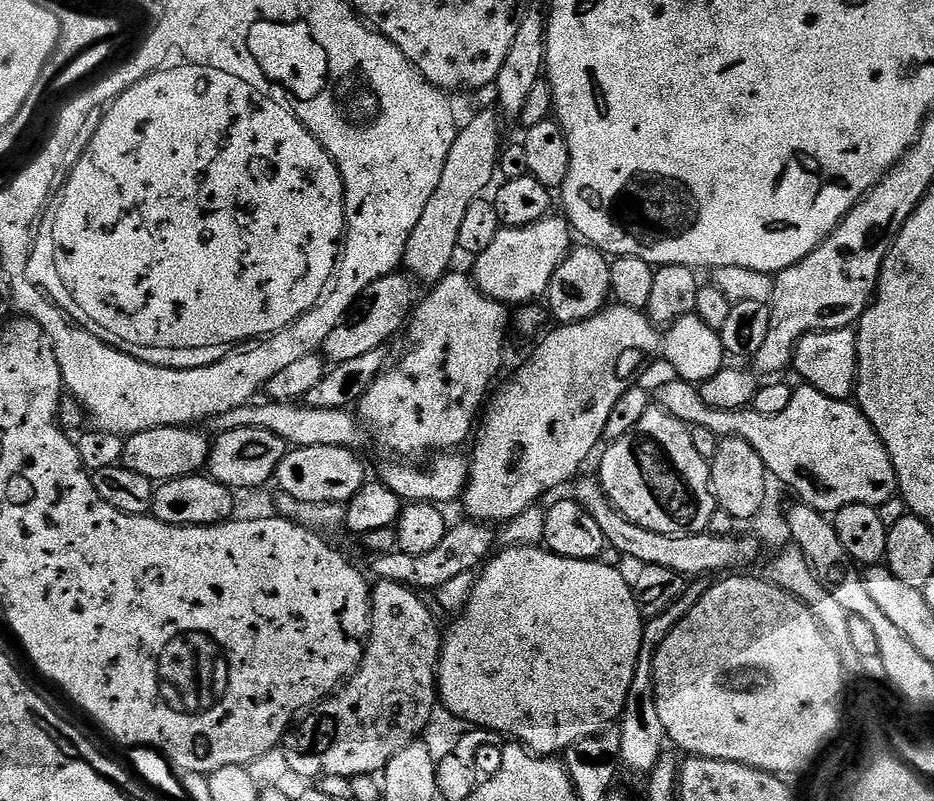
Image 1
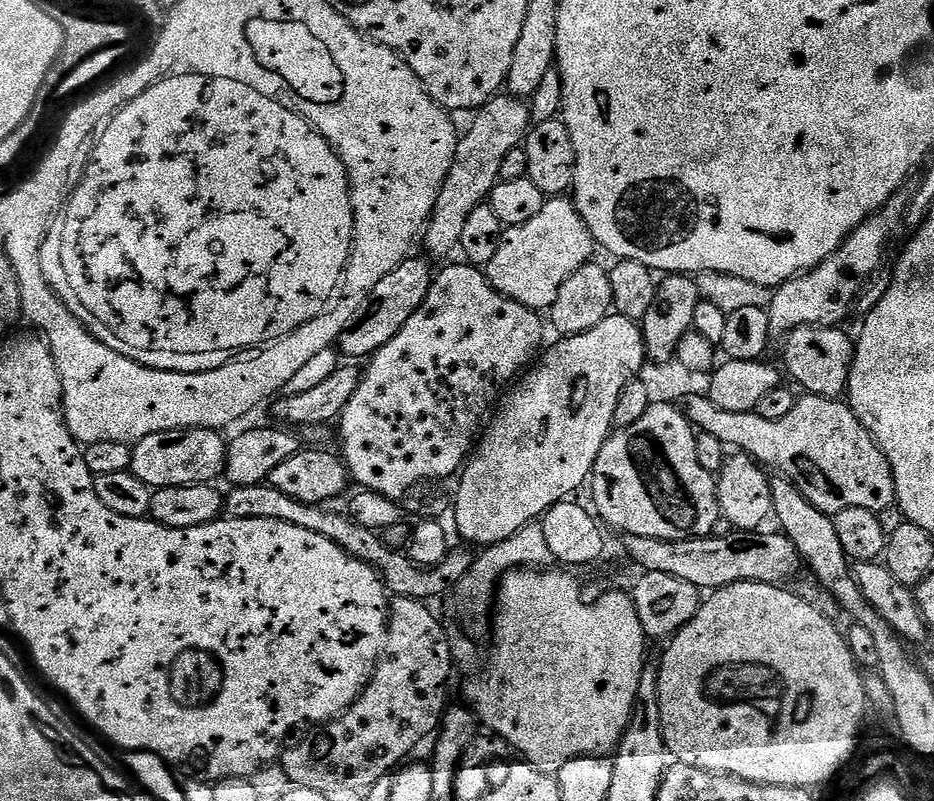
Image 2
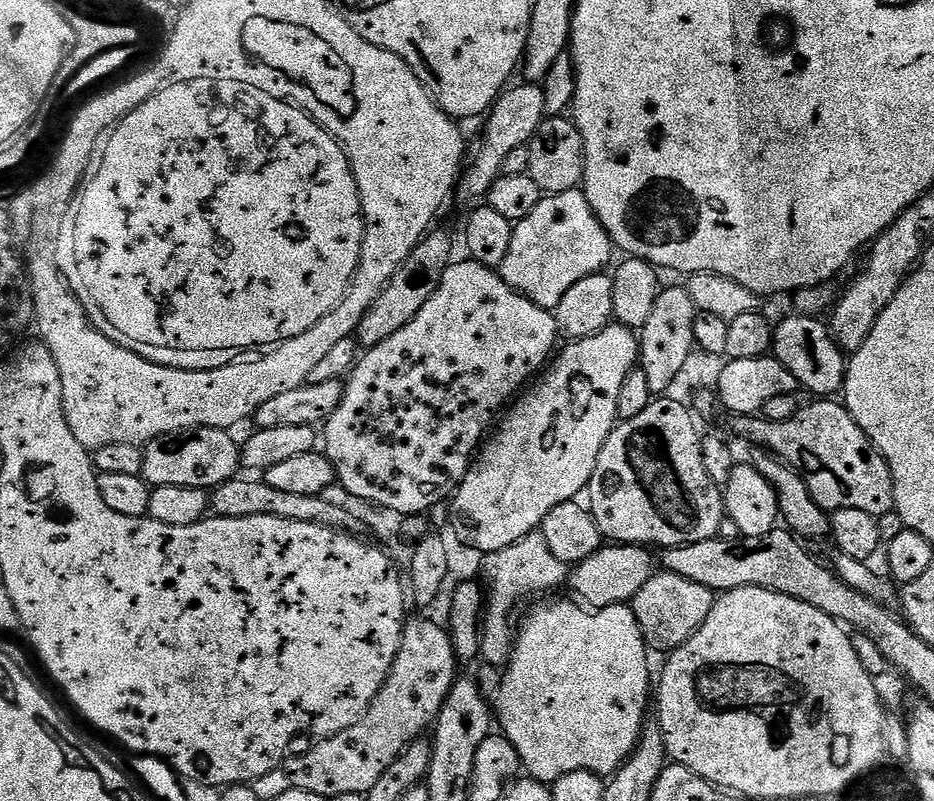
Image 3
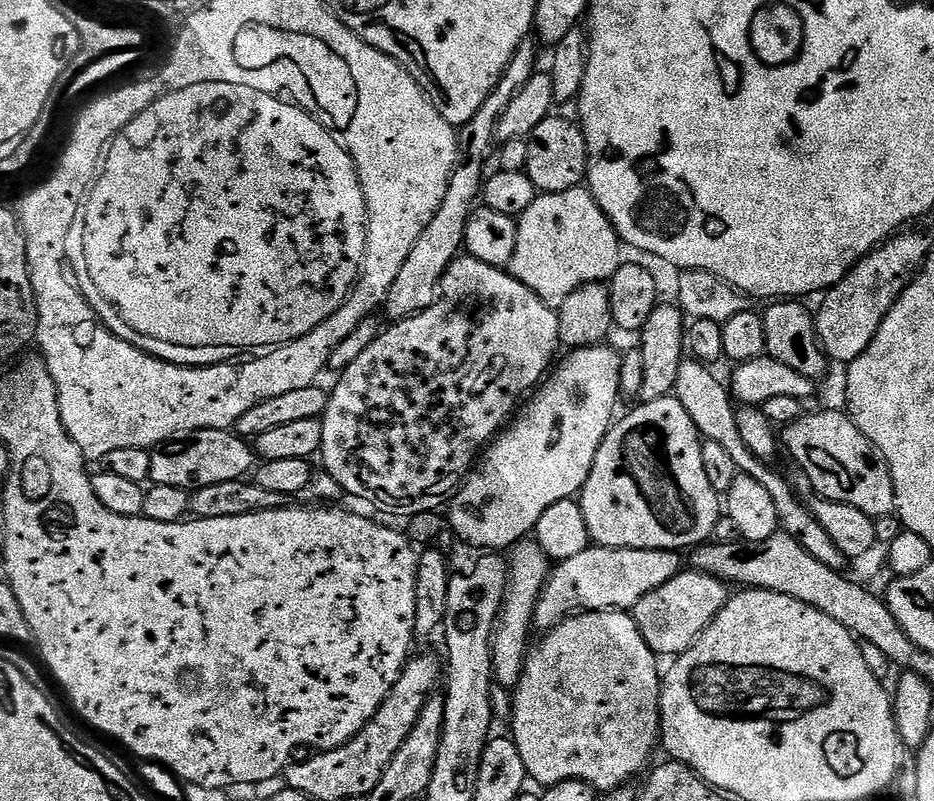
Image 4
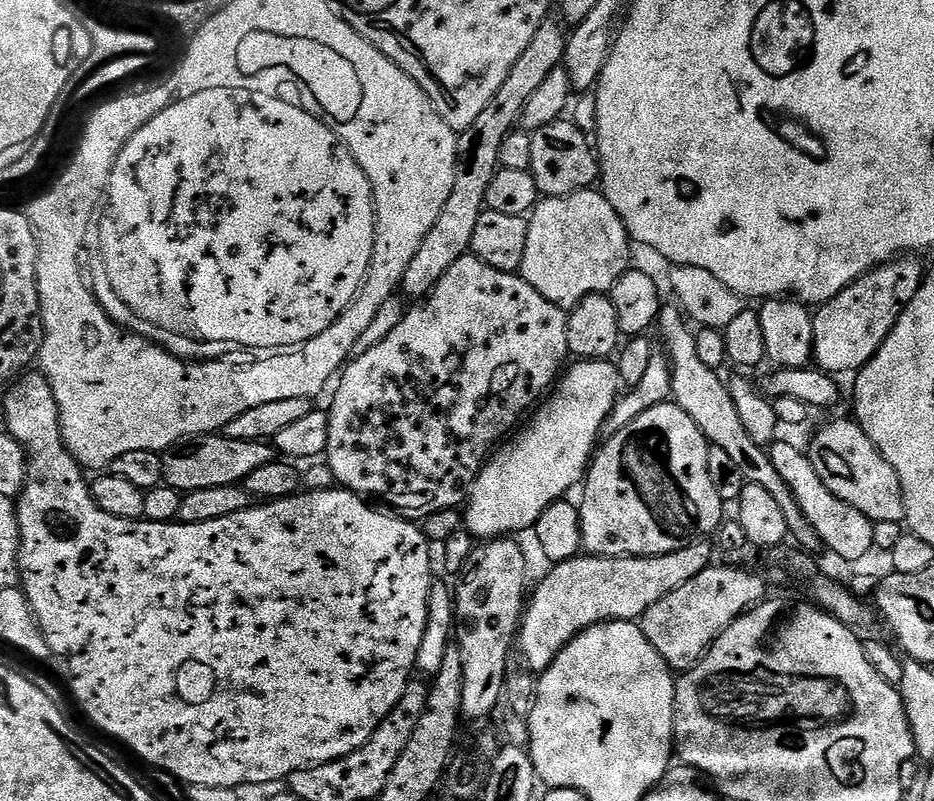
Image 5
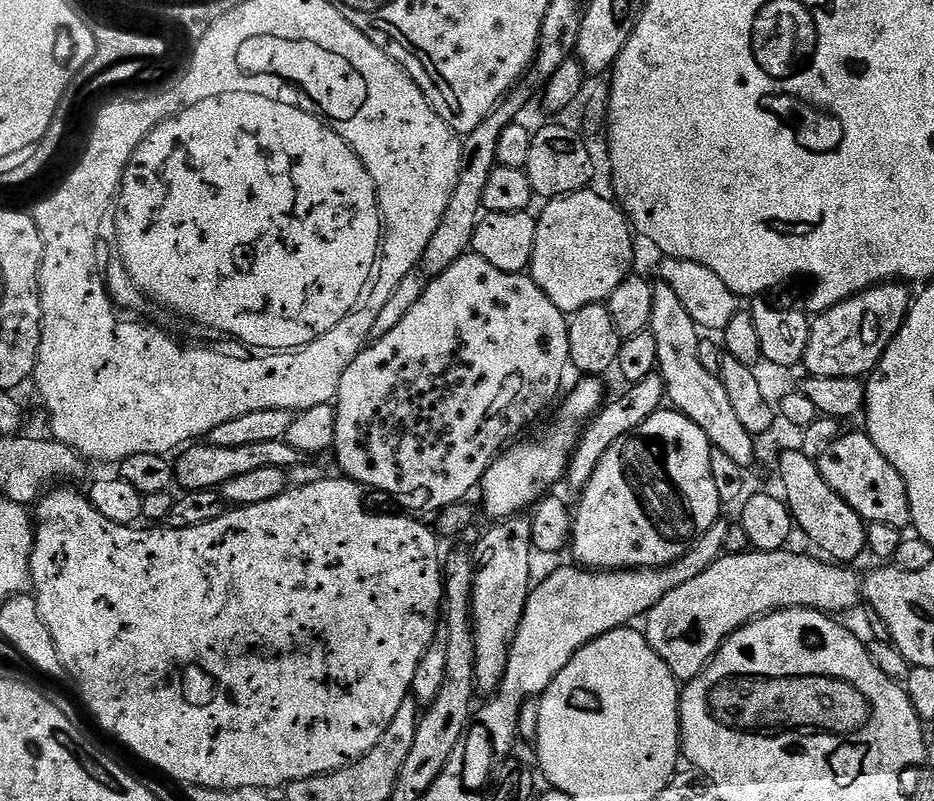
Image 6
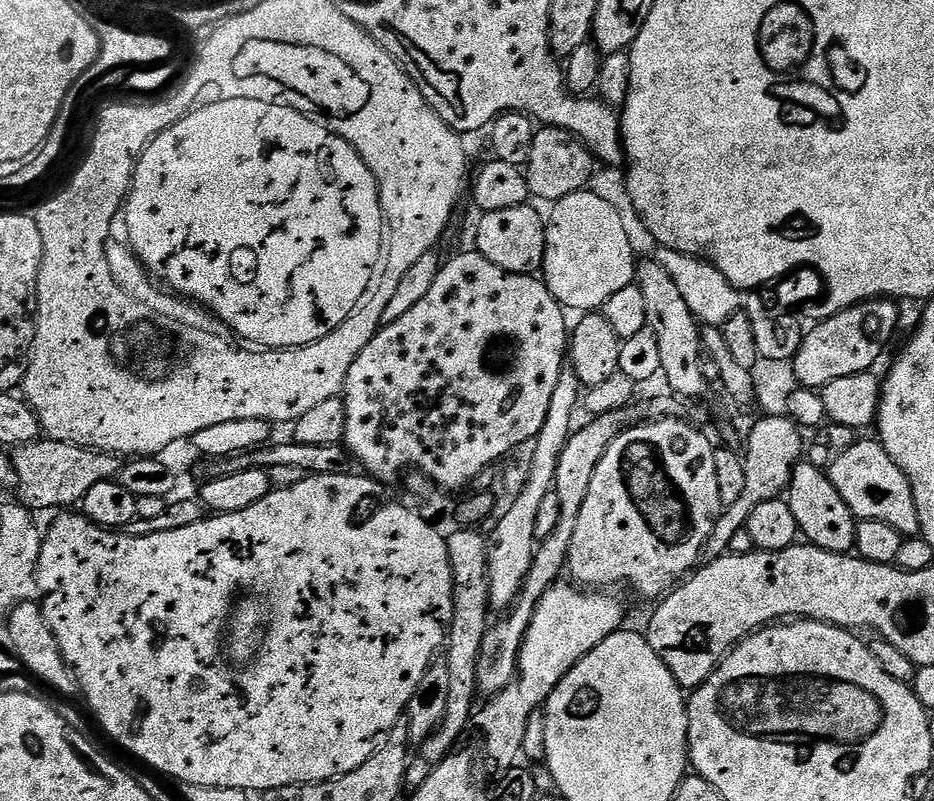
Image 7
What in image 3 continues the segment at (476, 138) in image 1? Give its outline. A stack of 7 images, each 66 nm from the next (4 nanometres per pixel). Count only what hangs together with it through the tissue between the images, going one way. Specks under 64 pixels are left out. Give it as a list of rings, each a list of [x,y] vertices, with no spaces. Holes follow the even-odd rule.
[[[513,83],[501,92],[483,121],[484,133],[480,136],[480,145],[473,156],[471,153],[458,181],[458,192],[464,196],[487,197],[496,179],[502,175],[502,158],[506,158],[510,150],[527,146],[538,126],[546,118],[543,108],[543,87],[540,84],[519,83]]]

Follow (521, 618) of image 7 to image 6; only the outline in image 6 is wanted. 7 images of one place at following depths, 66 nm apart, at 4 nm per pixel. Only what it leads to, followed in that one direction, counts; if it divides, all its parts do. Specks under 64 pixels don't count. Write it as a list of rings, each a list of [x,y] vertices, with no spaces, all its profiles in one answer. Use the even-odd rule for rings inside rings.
[[[658,374],[642,378],[642,382],[631,385],[627,390],[629,392],[622,393],[618,400],[609,399],[606,406],[601,407],[600,411],[583,425],[566,473],[567,483],[572,483],[576,490],[582,490],[588,485],[594,470],[598,470],[598,462],[606,458],[606,450],[610,450],[610,446],[614,446],[618,438],[630,434],[635,428],[642,426],[646,418],[665,407],[664,380]]]

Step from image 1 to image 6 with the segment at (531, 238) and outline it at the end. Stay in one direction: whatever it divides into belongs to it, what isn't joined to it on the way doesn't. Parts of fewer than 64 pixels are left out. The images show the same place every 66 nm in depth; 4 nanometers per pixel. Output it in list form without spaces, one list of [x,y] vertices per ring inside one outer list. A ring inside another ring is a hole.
[[[585,190],[549,199],[545,203],[548,205],[538,212],[530,275],[533,282],[546,294],[546,298],[550,298],[550,302],[554,302],[554,306],[558,306],[558,310],[566,314],[577,312],[591,304],[605,303],[633,271],[634,232],[627,216],[609,197],[608,201],[606,197],[592,191]]]

